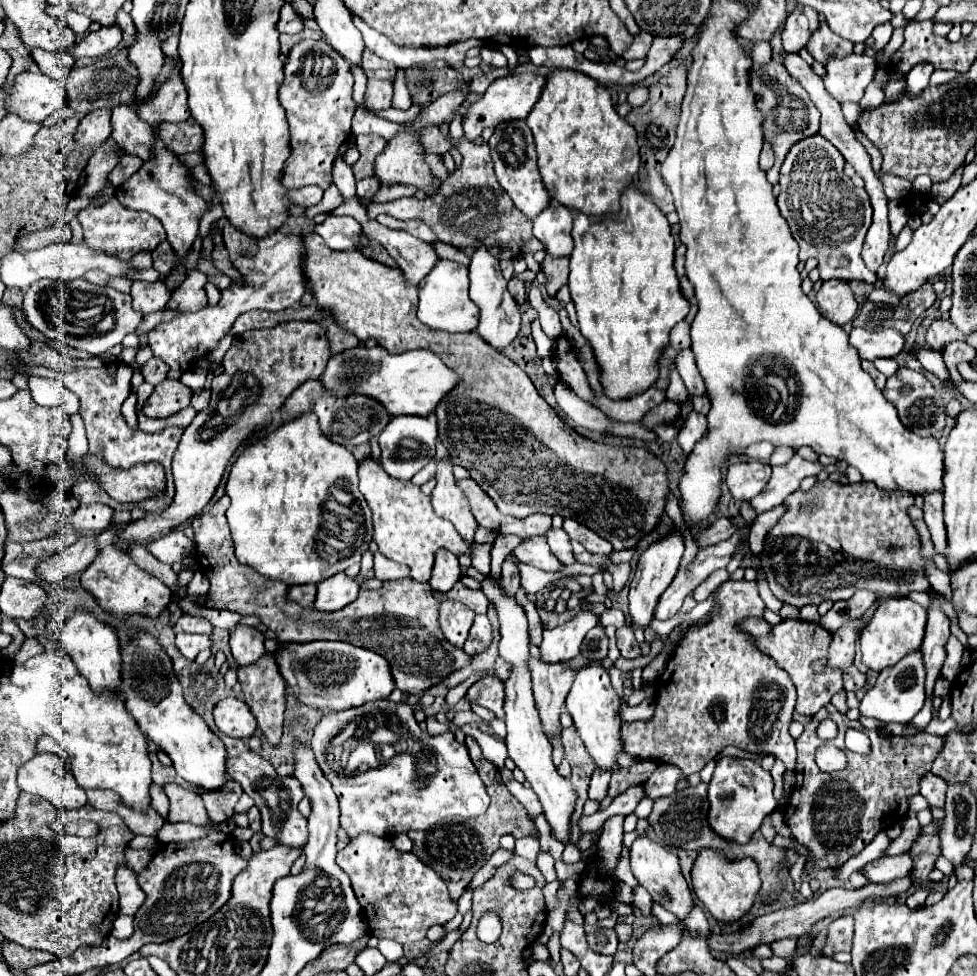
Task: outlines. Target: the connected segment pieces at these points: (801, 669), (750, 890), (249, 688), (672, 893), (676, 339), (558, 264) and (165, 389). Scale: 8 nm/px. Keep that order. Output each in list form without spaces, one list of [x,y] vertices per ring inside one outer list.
[[[781,620],[777,626],[771,628],[769,636],[761,636],[761,638],[753,638],[755,646],[771,656],[779,668],[783,668],[795,688],[797,688],[797,704],[795,704],[795,712],[803,714],[803,716],[813,716],[819,712],[821,706],[825,706],[833,694],[843,690],[843,672],[837,668],[829,668],[825,666],[823,672],[815,672],[811,666],[815,660],[819,658],[827,658],[827,648],[833,640],[833,634],[825,628],[821,628],[815,622],[805,622],[805,620]]]
[[[701,850],[701,854],[697,854],[691,878],[693,878],[693,890],[701,900],[701,904],[709,910],[709,914],[715,920],[721,922],[735,922],[743,918],[751,910],[755,896],[761,888],[757,864],[751,858],[729,862],[723,854],[717,854],[717,850]]]
[[[265,654],[261,662],[255,662],[247,668],[237,668],[237,678],[243,688],[243,700],[251,708],[253,716],[257,718],[259,732],[265,736],[265,740],[271,746],[279,744],[281,730],[283,730],[283,710],[285,710],[285,680],[281,678],[273,654]]]
[[[639,836],[633,846],[631,846],[631,872],[633,876],[639,880],[639,884],[669,912],[673,912],[681,922],[687,918],[687,914],[693,910],[693,898],[691,898],[691,890],[687,880],[681,874],[679,868],[679,858],[669,852],[663,850],[659,844],[651,842],[647,836]]]
[[[679,322],[673,332],[671,332],[671,346],[675,350],[681,350],[681,348],[689,348],[689,328],[691,324],[689,322]]]
[[[545,256],[545,262],[543,262],[543,272],[547,276],[547,294],[549,296],[555,296],[557,290],[567,284],[567,276],[569,276],[569,260],[567,258],[561,258],[561,260],[555,260],[555,258],[549,258]]]
[[[163,380],[155,386],[153,394],[143,404],[143,412],[149,418],[169,418],[179,410],[191,404],[193,390],[185,386],[181,380]]]

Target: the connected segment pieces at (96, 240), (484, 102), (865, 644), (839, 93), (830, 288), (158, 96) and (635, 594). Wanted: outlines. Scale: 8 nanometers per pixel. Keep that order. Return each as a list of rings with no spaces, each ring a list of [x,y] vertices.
[[[111,198],[109,202],[105,202],[101,208],[89,206],[85,210],[79,212],[79,222],[83,226],[85,232],[85,244],[97,252],[103,252],[107,256],[115,256],[121,260],[129,260],[135,254],[149,250],[153,252],[163,240],[167,240],[167,234],[161,226],[161,222],[145,212],[133,212],[127,210],[123,204],[119,204],[117,198]]]
[[[519,72],[519,74],[511,74],[511,76],[495,80],[487,88],[483,98],[469,106],[467,118],[463,122],[465,138],[475,140],[477,136],[481,136],[481,130],[485,126],[497,126],[497,124],[507,122],[507,120],[523,120],[523,118],[527,118],[527,114],[533,110],[535,102],[539,100],[539,96],[543,92],[543,86],[545,86],[545,76],[535,74],[535,72]]]
[[[889,598],[881,602],[871,622],[861,632],[861,638],[859,638],[861,652],[863,652],[863,664],[875,672],[881,672],[885,668],[895,666],[907,654],[921,650],[921,642],[925,636],[925,624],[927,624],[927,612],[917,602],[909,598]]]
[[[851,54],[849,58],[827,62],[827,74],[823,78],[825,88],[837,102],[859,102],[867,84],[873,80],[877,62],[873,56]]]
[[[831,278],[823,282],[821,290],[817,292],[817,306],[825,318],[839,326],[851,322],[857,314],[857,300],[853,298],[847,280],[841,278]]]
[[[179,70],[177,74],[173,74],[173,78],[169,78],[169,82],[165,82],[165,86],[161,86],[161,90],[155,92],[155,96],[151,96],[147,102],[139,104],[135,108],[135,114],[149,122],[149,124],[161,124],[161,122],[187,122],[191,118],[189,114],[189,108],[187,108],[187,94],[185,94],[185,84],[179,76]]]
[[[675,530],[671,536],[667,536],[661,542],[655,542],[653,546],[649,546],[635,568],[633,580],[629,584],[629,618],[631,618],[631,626],[639,626],[639,628],[647,628],[651,624],[651,620],[655,618],[655,606],[659,602],[659,596],[667,590],[667,586],[671,584],[671,580],[675,578],[677,570],[679,570],[679,562],[683,556],[683,538],[679,534],[679,530]]]

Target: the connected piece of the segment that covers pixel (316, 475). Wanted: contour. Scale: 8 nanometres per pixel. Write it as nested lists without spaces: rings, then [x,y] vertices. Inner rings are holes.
[[[303,414],[301,418],[295,418],[293,422],[279,426],[275,432],[269,432],[265,438],[249,444],[245,452],[231,466],[229,480],[225,486],[227,496],[231,498],[227,520],[235,542],[237,560],[255,568],[265,578],[281,580],[287,586],[319,584],[329,576],[347,570],[351,564],[359,562],[363,550],[369,548],[373,536],[373,526],[367,514],[363,514],[361,510],[351,512],[349,520],[339,518],[327,510],[323,514],[323,506],[331,496],[331,486],[335,486],[339,480],[349,482],[349,492],[351,494],[358,492],[358,498],[361,498],[362,494],[359,489],[357,490],[357,482],[359,482],[357,466],[359,462],[345,446],[337,446],[321,434],[317,426],[317,418],[313,418],[313,414]],[[337,538],[341,542],[349,540],[347,544],[353,546],[341,546]]]

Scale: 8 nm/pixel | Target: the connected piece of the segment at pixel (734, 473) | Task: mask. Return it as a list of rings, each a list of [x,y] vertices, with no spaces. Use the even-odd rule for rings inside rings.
[[[737,462],[727,468],[727,488],[735,500],[757,496],[771,478],[771,466],[763,462]]]

